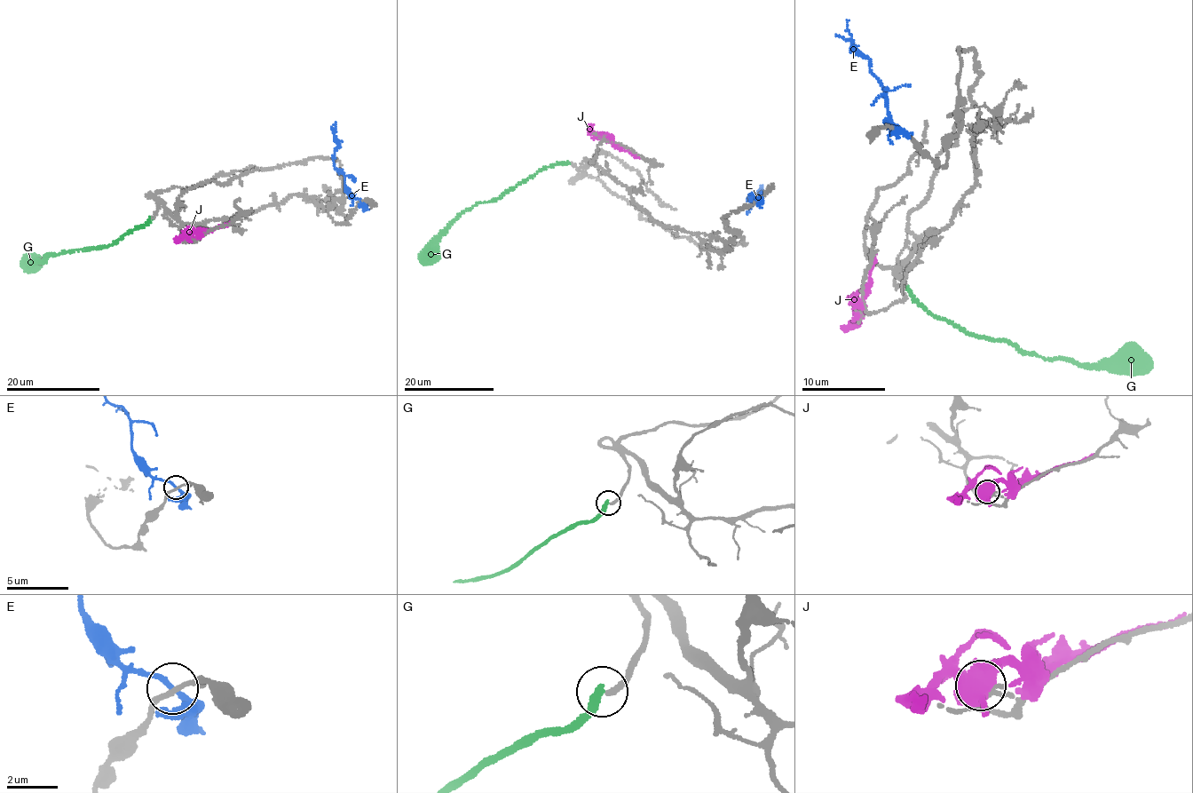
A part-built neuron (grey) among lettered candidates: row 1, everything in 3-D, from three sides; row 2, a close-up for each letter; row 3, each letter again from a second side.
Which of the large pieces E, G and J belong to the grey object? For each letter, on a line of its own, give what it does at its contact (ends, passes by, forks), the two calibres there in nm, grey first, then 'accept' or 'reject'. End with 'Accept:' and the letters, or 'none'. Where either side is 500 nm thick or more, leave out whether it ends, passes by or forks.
E: it passes by; calibres 190 and 260 nm; reject
G: it ends; calibres 220 and 340 nm; reject
J: calibres 180 and 500 nm; reject
Accept: none

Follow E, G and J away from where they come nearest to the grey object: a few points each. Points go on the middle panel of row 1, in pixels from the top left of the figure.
E: (759, 199), (750, 196), (754, 200), (747, 199), (759, 193), (765, 194)
G: (568, 162), (543, 167), (496, 199), (477, 202), (458, 214), (428, 249), (423, 264)
J: (601, 137), (607, 135), (621, 148), (640, 158)

